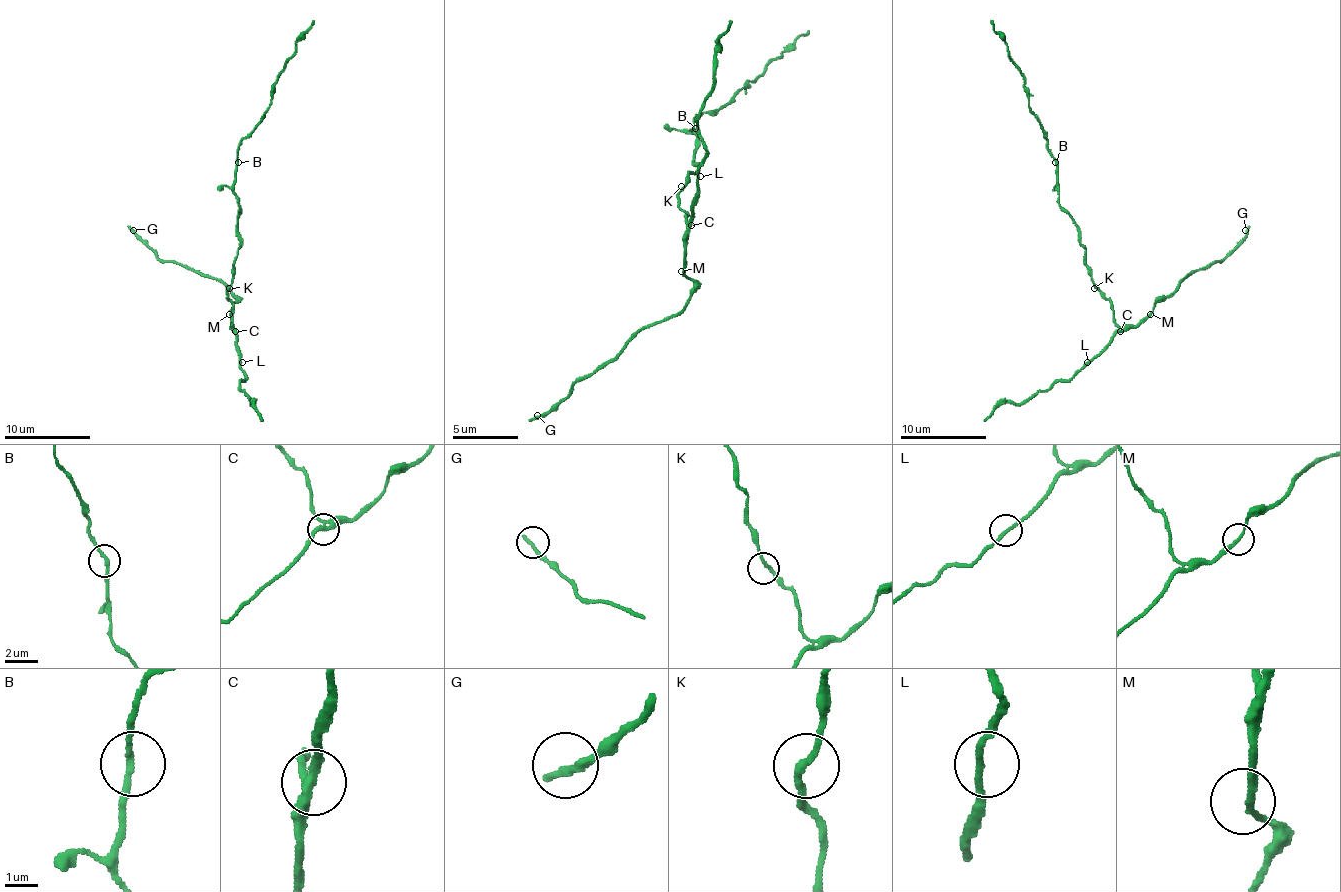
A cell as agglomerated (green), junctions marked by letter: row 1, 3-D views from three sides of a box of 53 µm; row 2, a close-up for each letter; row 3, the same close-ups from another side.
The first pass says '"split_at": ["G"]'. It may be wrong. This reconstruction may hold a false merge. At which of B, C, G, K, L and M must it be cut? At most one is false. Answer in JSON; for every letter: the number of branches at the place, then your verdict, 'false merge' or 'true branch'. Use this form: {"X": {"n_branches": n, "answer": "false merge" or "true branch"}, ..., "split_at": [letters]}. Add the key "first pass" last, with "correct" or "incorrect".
{"B": {"n_branches": 2, "answer": "true branch"}, "C": {"n_branches": 3, "answer": "true branch"}, "G": {"n_branches": 1, "answer": "true branch"}, "K": {"n_branches": 2, "answer": "true branch"}, "L": {"n_branches": 2, "answer": "true branch"}, "M": {"n_branches": 2, "answer": "true branch"}, "split_at": [], "first pass": "incorrect"}

